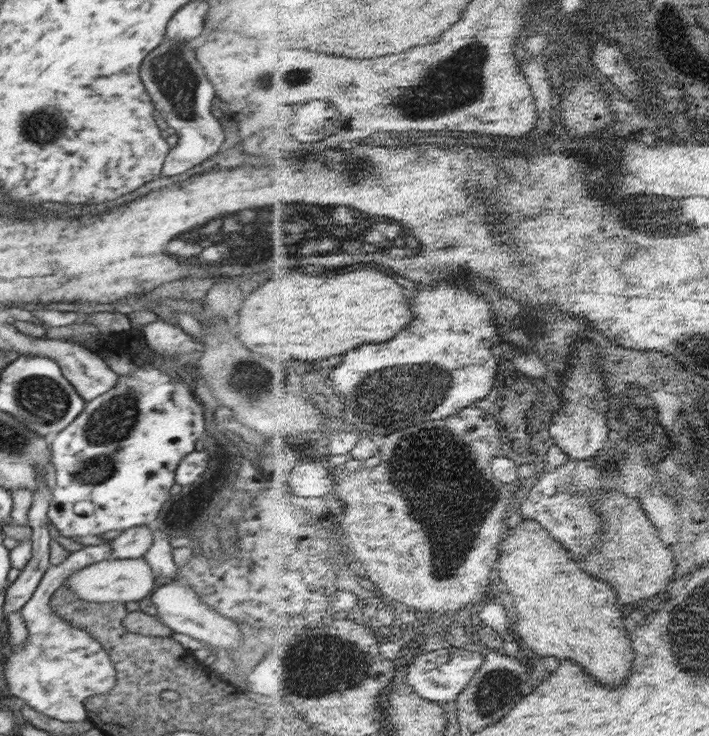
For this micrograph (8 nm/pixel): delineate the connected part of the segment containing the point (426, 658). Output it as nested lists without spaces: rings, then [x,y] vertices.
[[[446,647],[430,654],[422,654],[415,659],[409,670],[408,682],[428,700],[441,704],[456,703],[460,695],[470,686],[473,678],[486,662],[488,654],[470,652],[464,648]]]

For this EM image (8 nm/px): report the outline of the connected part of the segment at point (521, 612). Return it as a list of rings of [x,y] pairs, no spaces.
[[[526,519],[505,533],[505,542],[501,547],[501,559],[497,563],[500,569],[501,587],[512,596],[517,607],[516,630],[532,650],[538,650],[544,656],[558,656],[580,662],[588,668],[590,674],[600,678],[608,686],[626,684],[632,676],[635,646],[632,646],[630,630],[624,624],[627,608],[622,605],[618,589],[608,581],[590,574],[582,561],[540,521]]]

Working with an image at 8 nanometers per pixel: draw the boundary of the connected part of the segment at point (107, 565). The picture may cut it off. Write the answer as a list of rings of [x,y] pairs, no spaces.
[[[144,557],[132,559],[106,559],[87,567],[81,567],[67,576],[64,585],[79,598],[92,602],[120,602],[132,604],[149,598],[154,590],[156,575]]]

